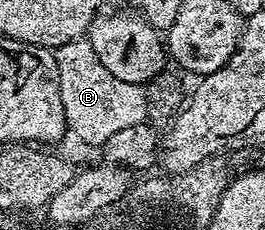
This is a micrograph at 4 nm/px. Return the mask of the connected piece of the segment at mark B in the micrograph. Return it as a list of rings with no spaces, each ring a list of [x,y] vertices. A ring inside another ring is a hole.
[[[90,38],[69,41],[54,48],[54,53],[59,66],[61,105],[72,136],[75,134],[81,142],[98,148],[120,129],[130,129],[132,125],[148,122],[144,88],[140,84],[113,77],[113,73],[101,65],[97,53],[93,53]]]

